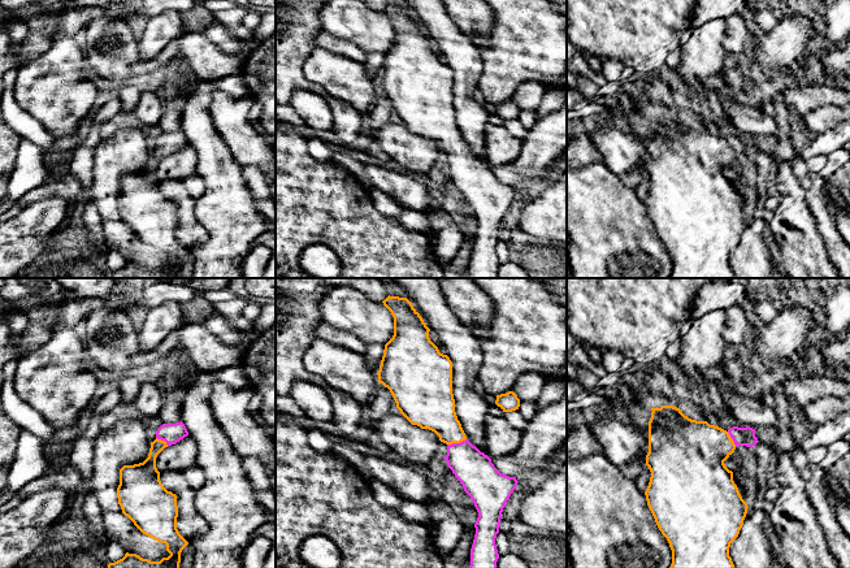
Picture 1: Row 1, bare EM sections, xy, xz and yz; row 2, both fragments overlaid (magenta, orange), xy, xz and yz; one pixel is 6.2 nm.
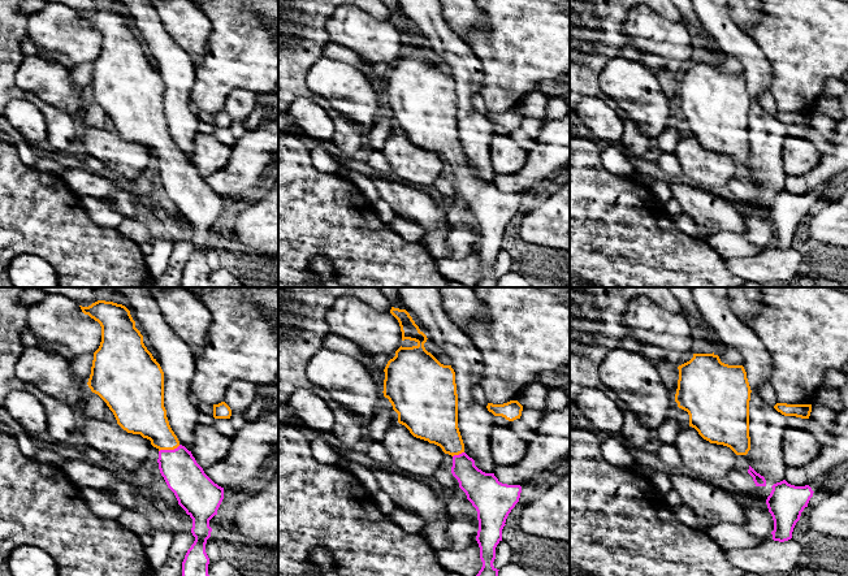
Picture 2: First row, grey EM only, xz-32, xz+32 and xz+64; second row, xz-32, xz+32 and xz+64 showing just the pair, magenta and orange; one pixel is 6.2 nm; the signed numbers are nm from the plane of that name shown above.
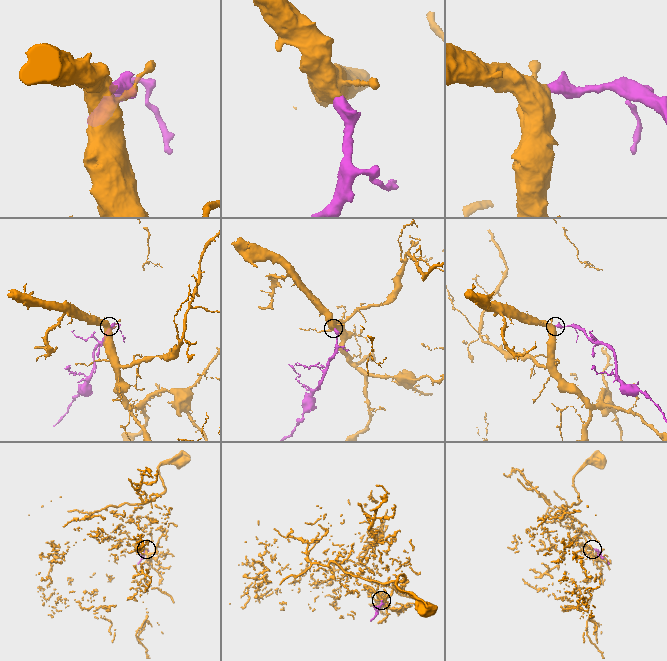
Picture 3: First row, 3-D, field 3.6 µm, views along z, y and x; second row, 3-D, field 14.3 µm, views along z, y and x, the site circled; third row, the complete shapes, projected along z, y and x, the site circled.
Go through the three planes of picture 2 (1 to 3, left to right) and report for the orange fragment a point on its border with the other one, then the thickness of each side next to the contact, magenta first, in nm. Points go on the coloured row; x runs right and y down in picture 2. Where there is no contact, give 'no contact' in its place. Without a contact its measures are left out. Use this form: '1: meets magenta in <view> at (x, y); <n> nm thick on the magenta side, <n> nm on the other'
1: meets magenta in xz-32 at (169, 450); 240 nm thick on the magenta side, 240 nm on the other
2: meets magenta in xz+32 at (459, 454); 200 nm thick on the magenta side, 260 nm on the other
3: no contact

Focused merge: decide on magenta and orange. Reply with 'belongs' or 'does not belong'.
belongs

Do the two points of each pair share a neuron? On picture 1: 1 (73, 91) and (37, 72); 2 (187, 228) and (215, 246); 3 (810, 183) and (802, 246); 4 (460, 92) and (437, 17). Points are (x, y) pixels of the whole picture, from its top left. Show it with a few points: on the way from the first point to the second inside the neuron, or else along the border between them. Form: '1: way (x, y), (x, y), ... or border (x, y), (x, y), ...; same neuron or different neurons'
1: way (64, 87), (46, 72); same neuron
2: border (194, 211), (207, 233), (195, 252); different neurons
3: border (794, 176), (805, 191), (805, 200), (819, 232); different neurons
4: way (460, 74), (460, 51), (447, 35); same neuron

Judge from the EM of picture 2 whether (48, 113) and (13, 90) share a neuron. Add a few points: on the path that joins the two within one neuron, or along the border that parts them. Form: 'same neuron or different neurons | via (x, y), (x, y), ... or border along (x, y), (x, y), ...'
same neuron | via (39, 104), (34, 99), (22, 95)

